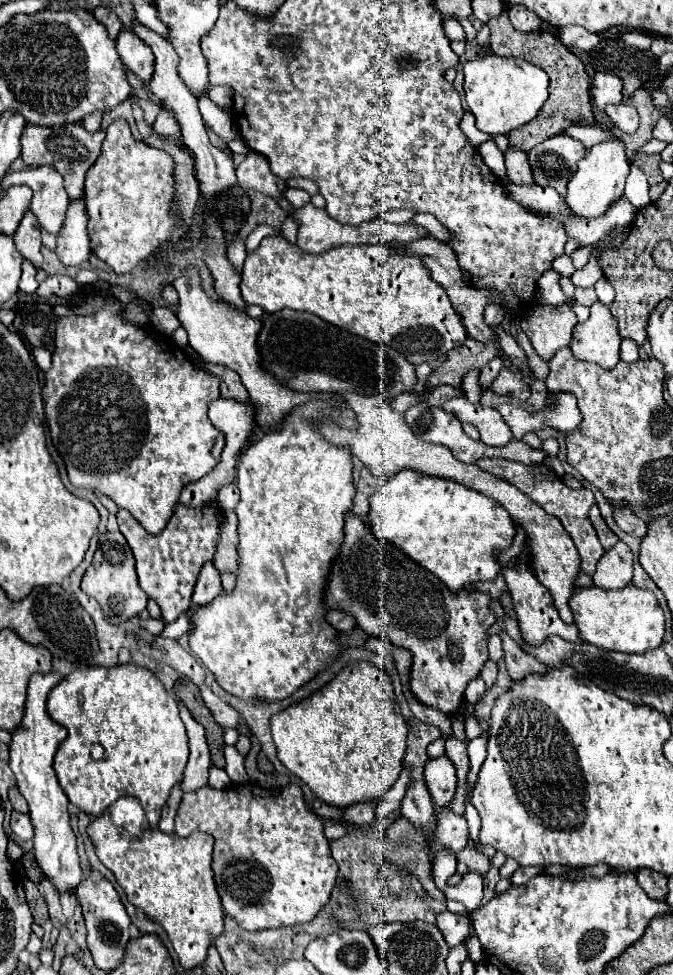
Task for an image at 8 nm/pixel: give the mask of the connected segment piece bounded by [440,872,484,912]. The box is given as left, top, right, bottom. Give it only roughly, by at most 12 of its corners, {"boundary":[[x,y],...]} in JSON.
{"boundary":[[468,872],[456,886],[440,886],[446,898],[472,912],[482,902],[484,878]]}

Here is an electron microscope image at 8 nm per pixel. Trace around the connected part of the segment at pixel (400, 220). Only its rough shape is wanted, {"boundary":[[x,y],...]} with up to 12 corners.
{"boundary":[[396,210],[382,214],[386,222],[408,224],[412,210]]}

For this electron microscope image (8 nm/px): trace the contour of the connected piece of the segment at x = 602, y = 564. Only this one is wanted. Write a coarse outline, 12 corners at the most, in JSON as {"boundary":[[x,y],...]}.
{"boundary":[[618,542],[600,558],[594,584],[624,588],[632,578],[632,552]]}

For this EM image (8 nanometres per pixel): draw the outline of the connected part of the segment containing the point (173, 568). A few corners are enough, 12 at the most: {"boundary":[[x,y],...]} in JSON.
{"boundary":[[178,502],[160,534],[128,510],[120,532],[164,622],[190,606],[224,524],[208,504]]}

